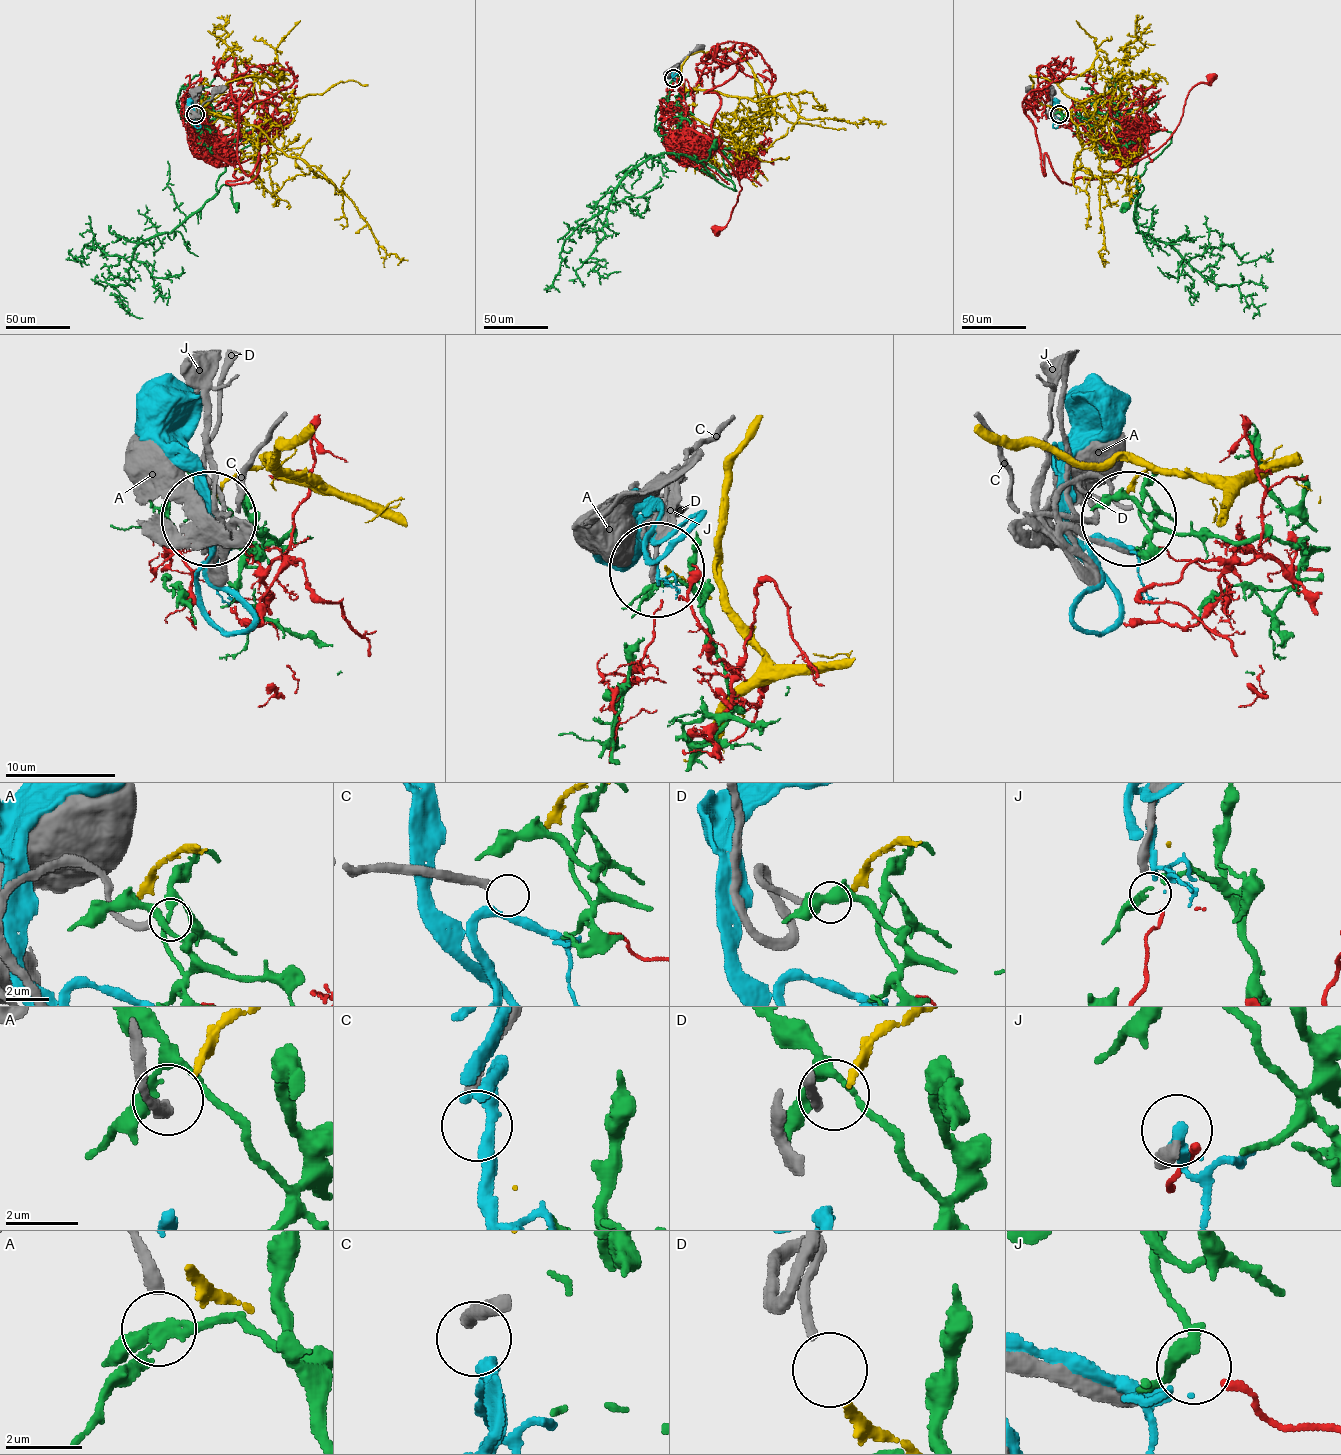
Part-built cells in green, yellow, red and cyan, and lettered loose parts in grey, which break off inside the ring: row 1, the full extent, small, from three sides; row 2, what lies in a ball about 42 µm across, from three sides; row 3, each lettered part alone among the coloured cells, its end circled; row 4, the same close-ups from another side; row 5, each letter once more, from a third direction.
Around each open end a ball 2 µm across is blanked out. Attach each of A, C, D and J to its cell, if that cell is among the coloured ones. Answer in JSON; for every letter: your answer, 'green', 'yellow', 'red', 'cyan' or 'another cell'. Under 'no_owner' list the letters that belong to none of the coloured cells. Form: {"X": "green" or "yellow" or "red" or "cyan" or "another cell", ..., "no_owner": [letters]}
{"A": "another cell", "C": "another cell", "D": "yellow", "J": "another cell", "no_owner": ["A", "C", "J"]}

